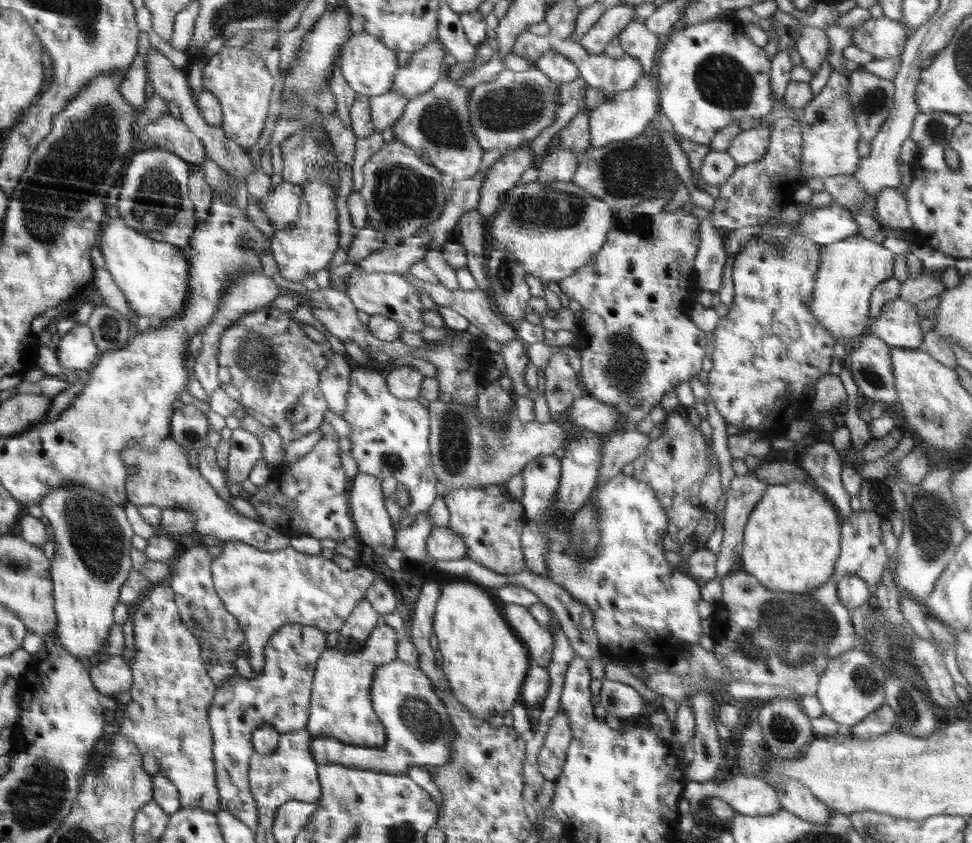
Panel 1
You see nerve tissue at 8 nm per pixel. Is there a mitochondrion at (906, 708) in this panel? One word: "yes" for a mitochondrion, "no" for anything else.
yes

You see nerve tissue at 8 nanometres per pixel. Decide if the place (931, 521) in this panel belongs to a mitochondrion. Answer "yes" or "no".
yes

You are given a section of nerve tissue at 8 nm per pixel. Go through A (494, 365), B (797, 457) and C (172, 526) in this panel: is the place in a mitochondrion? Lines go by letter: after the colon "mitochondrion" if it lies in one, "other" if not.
A: other
B: other
C: other

